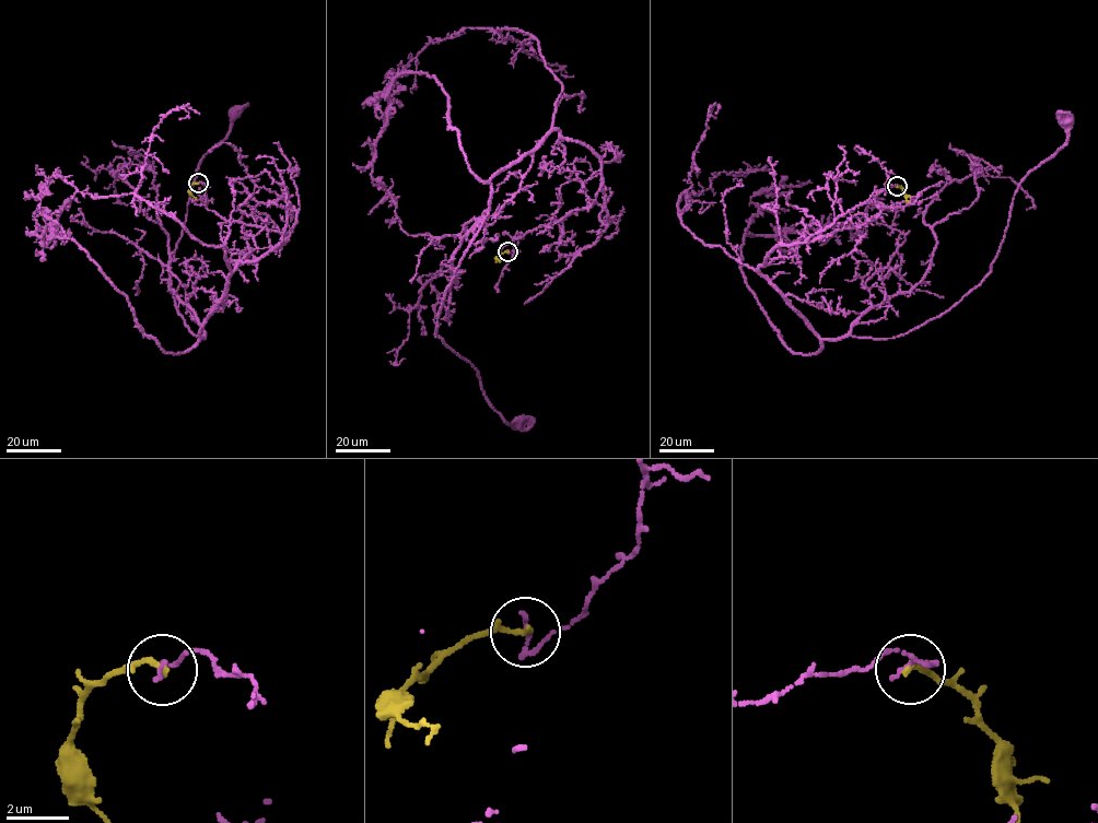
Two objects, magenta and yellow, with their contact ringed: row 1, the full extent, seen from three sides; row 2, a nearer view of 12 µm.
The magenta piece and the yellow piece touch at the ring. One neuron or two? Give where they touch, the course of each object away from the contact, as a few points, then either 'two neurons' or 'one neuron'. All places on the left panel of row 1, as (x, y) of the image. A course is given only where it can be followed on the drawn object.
place (198, 183); course magenta (198, 183), (209, 210), (287, 240), (240, 263), (200, 337), (178, 313), (168, 263), (199, 165), (234, 114); course yellow (198, 183), (193, 183), (189, 189), (196, 198); two neurons

